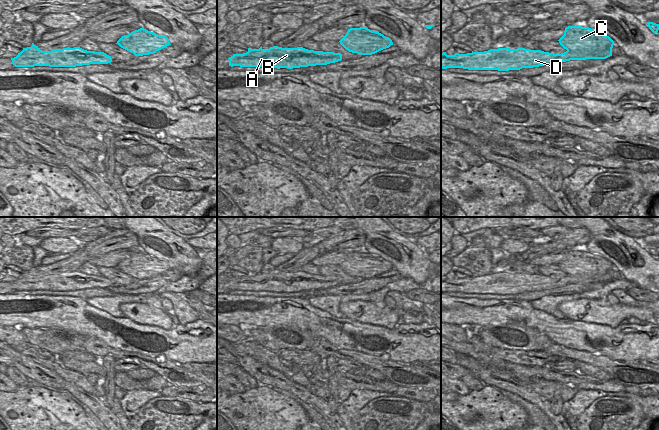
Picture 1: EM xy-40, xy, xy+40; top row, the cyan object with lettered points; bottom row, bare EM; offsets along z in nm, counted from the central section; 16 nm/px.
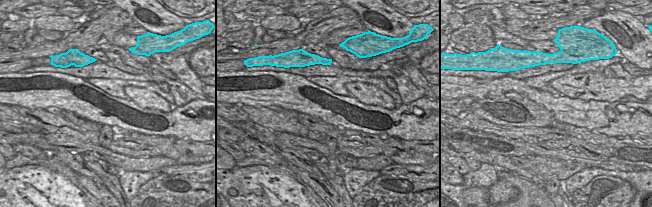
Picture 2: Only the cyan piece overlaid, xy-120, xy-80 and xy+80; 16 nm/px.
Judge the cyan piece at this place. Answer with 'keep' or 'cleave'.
cleave

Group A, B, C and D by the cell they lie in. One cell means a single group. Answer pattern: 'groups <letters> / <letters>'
groups A B D / C

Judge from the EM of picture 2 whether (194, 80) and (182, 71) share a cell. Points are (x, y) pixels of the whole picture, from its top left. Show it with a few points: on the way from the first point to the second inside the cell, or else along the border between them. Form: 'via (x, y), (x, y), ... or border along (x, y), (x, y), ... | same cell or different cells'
via (191, 79), (185, 74) | same cell

